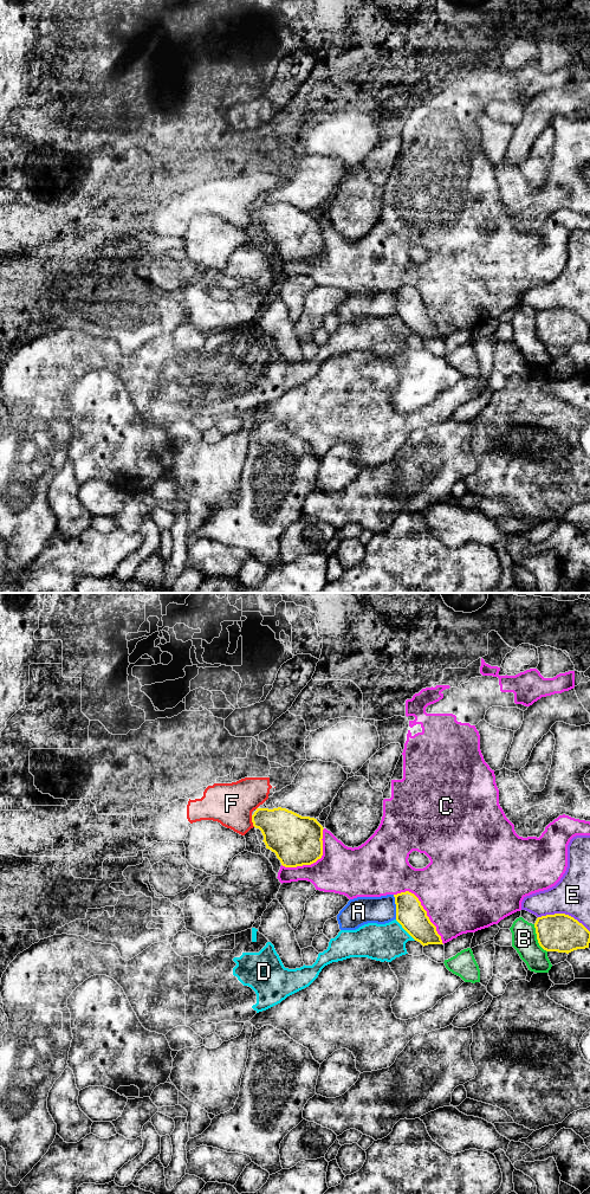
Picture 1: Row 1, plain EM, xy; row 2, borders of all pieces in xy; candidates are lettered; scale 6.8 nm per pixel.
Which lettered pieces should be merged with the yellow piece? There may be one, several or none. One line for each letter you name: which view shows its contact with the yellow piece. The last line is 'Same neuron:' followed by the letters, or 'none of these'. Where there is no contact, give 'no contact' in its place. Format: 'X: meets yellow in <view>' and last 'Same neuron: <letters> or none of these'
Same neuron: none of these

